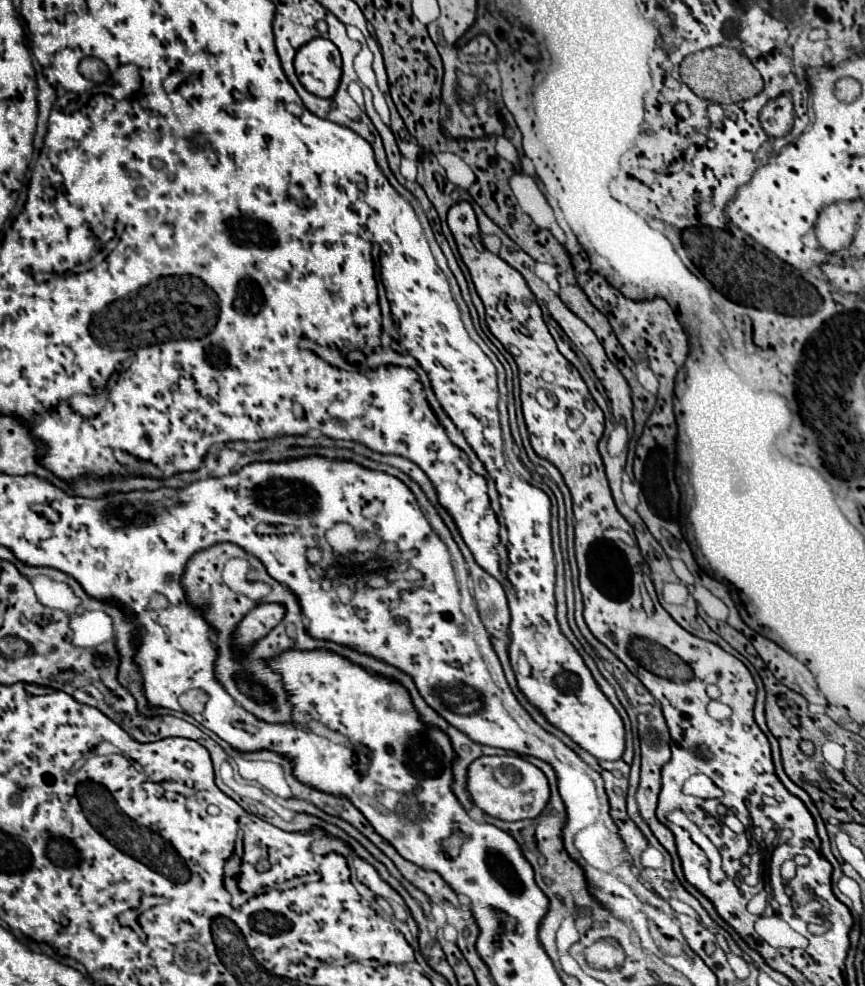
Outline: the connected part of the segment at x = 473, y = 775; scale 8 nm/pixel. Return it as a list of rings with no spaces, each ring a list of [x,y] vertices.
[[[482,756],[468,766],[466,790],[474,806],[498,820],[524,820],[536,818],[548,802],[548,780],[544,774],[520,756]]]

